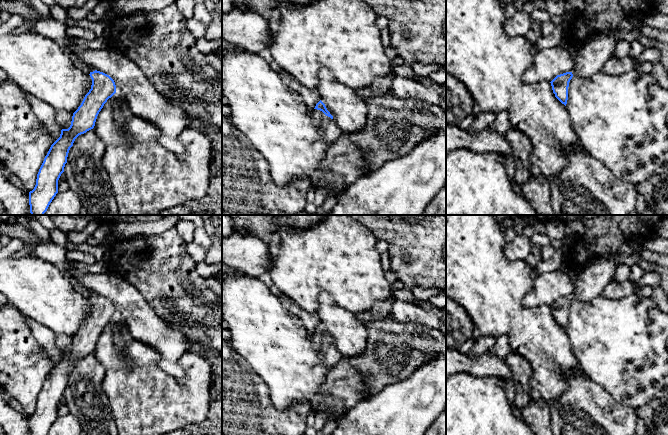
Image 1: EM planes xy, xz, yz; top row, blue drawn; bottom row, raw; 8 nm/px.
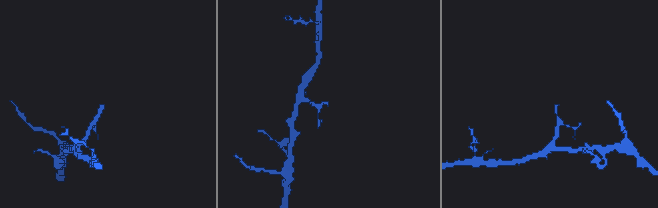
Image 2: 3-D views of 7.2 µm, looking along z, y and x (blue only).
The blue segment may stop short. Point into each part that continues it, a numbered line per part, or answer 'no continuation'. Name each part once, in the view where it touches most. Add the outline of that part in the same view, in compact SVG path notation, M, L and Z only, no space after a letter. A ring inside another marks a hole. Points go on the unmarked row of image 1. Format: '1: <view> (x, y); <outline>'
1: xz (331, 356); M314 333L312 335L312 342L315 349L319 351L319 355L324 363L333 368L344 357L341 352L335 347L333 343L326 340L322 335Z

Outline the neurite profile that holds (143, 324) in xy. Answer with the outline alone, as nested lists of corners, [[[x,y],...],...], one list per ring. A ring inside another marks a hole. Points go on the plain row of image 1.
[[[73,268],[65,271],[79,279],[81,284],[89,291],[109,299],[114,304],[116,317],[124,321],[129,334],[134,339],[153,347],[159,352],[159,366],[163,371],[176,379],[185,377],[185,370],[180,365],[180,359],[186,352],[190,351],[190,340],[179,328],[169,326],[167,322],[161,319],[135,287],[124,278],[107,270],[104,273],[97,274],[80,274]]]

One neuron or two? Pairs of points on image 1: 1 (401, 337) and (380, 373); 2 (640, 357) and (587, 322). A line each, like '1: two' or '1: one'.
1: one
2: one

